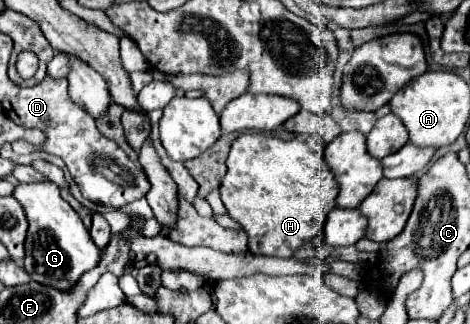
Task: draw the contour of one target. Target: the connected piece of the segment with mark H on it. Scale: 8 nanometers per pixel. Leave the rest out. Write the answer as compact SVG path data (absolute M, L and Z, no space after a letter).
M242 133L234 139L230 155L226 159L226 175L220 187L220 199L226 207L226 213L240 223L248 233L250 253L262 253L272 257L294 257L314 237L324 235L326 215L336 207L338 183L324 161L324 143L312 135L296 135L290 141L276 137L266 137L260 133Z

